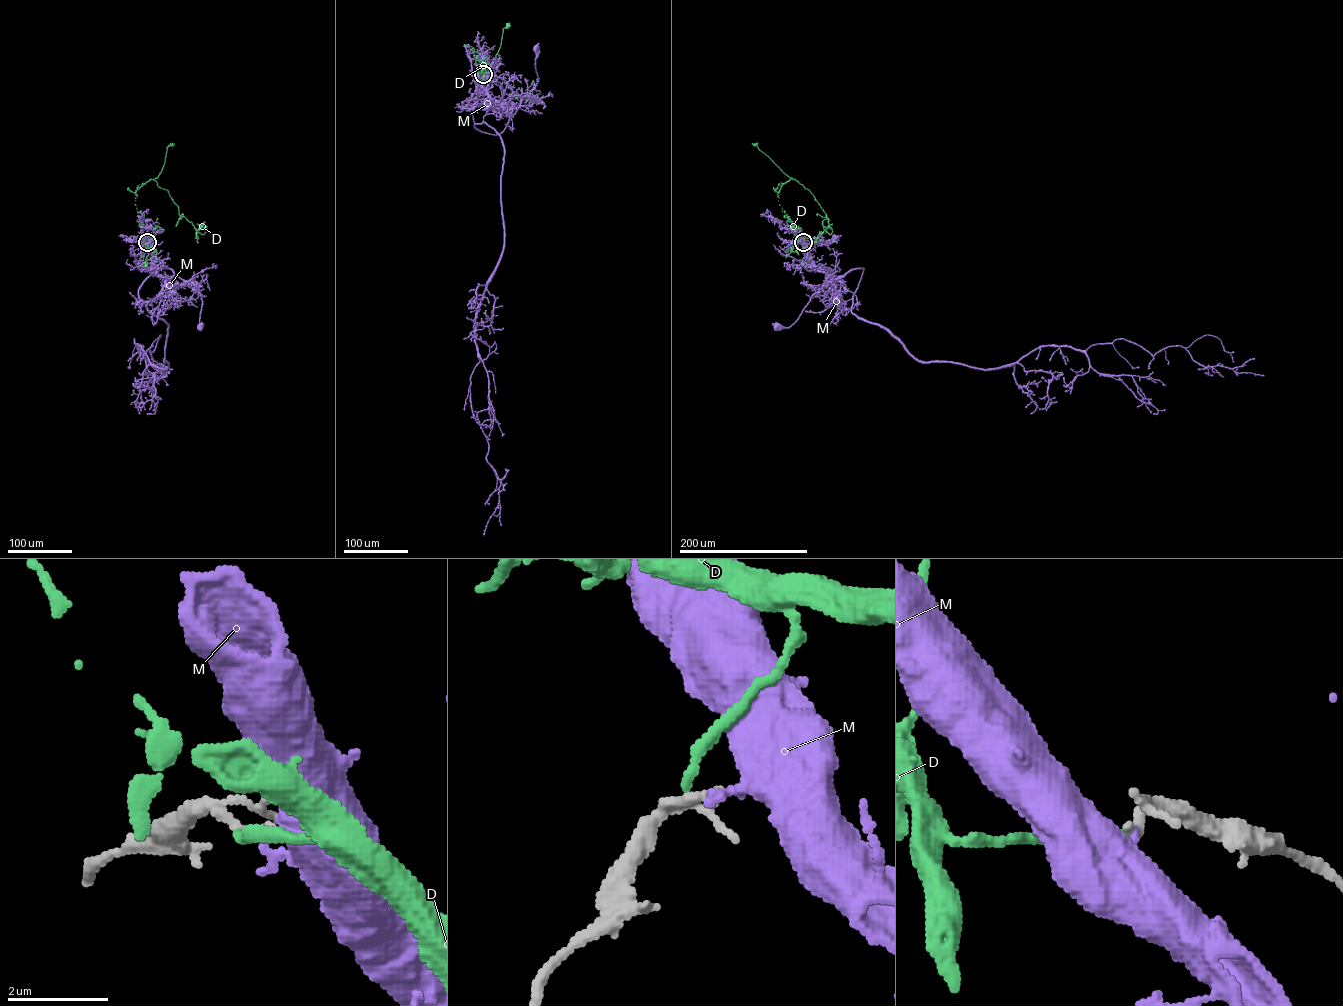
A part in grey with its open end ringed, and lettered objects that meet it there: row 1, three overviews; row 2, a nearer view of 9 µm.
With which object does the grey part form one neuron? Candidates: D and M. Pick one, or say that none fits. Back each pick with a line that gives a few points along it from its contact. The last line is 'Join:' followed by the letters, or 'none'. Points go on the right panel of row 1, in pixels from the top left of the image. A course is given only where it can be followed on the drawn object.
D: course (803, 242), (794, 225), (784, 216), (778, 200), (782, 185), (793, 179), (755, 145)
Join: D

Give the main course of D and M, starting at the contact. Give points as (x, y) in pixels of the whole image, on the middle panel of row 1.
D: (483, 74), (478, 70), (471, 49), (491, 64), (499, 48), (503, 29), (508, 26)
M: (484, 74), (489, 79), (488, 94), (512, 115), (537, 83), (536, 48)

